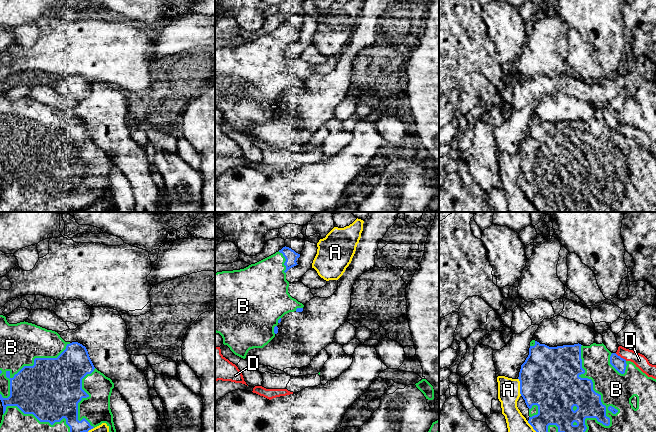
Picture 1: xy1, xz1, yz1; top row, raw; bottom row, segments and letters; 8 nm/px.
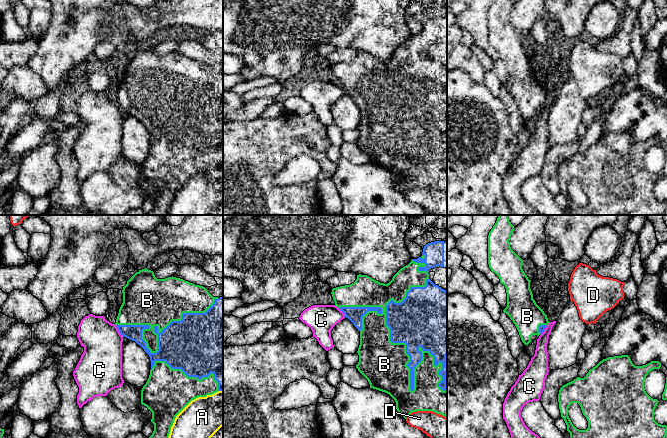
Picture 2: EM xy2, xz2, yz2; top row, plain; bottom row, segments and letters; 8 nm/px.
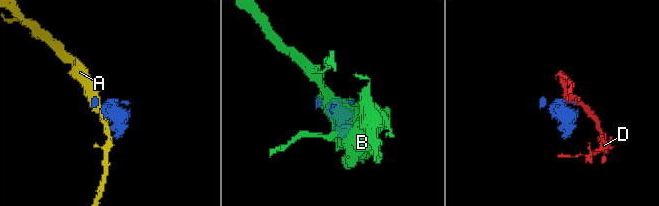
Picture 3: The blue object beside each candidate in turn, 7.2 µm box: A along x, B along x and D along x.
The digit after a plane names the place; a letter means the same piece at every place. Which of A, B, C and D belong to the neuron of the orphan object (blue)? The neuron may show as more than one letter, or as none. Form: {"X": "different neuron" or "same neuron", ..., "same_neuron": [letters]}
{"A": "different neuron", "B": "same neuron", "C": "different neuron", "D": "different neuron", "same_neuron": ["B"]}

